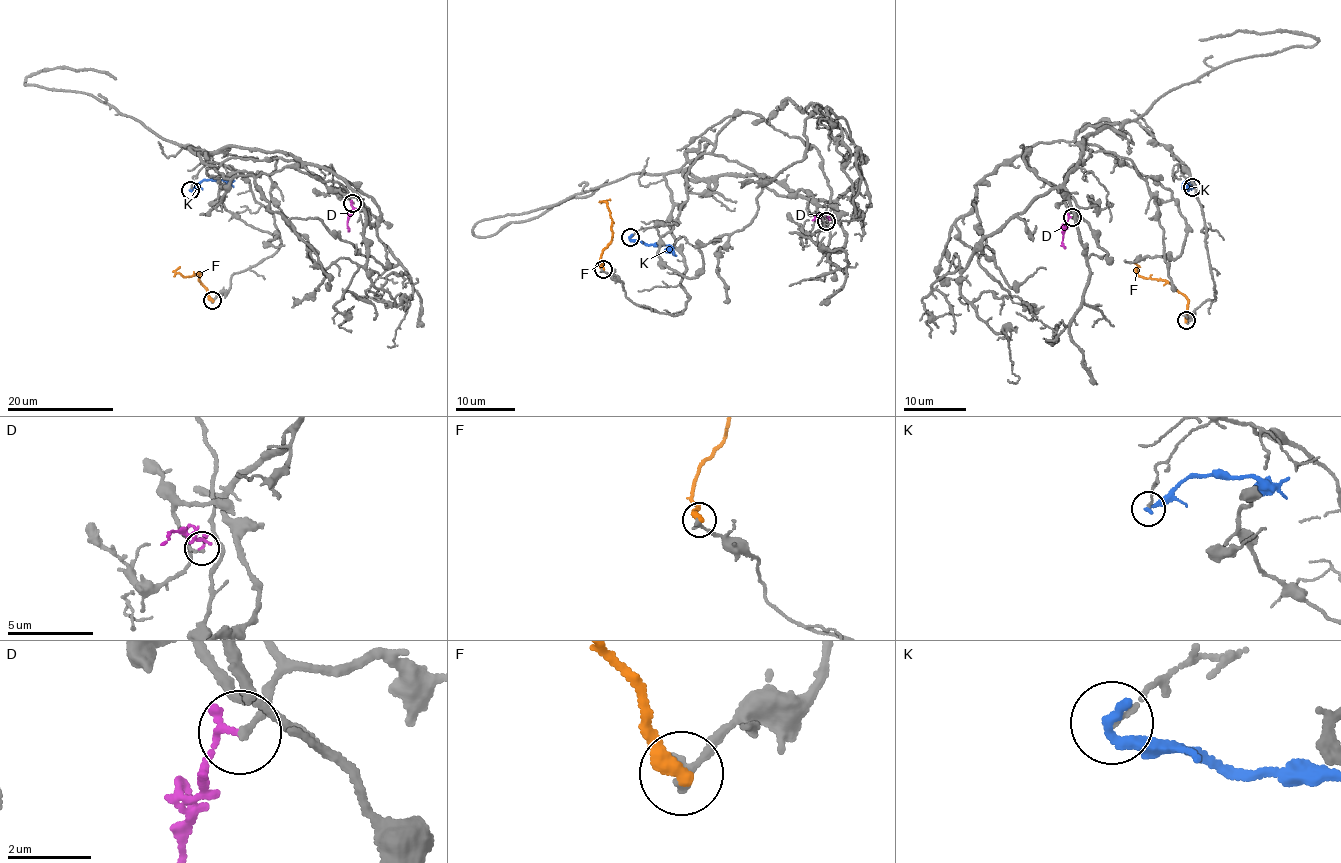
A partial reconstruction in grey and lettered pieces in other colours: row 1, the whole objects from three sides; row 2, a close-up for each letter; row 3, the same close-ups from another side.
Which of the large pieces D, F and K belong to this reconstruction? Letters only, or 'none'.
none

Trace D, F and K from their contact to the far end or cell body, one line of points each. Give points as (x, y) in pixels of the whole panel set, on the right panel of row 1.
D: (1072, 217), (1068, 218), (1063, 234), (1066, 248)
F: (1186, 321), (1187, 300), (1168, 283), (1139, 276), (1134, 261)
K: (1192, 188), (1195, 180), (1183, 182), (1187, 194)

